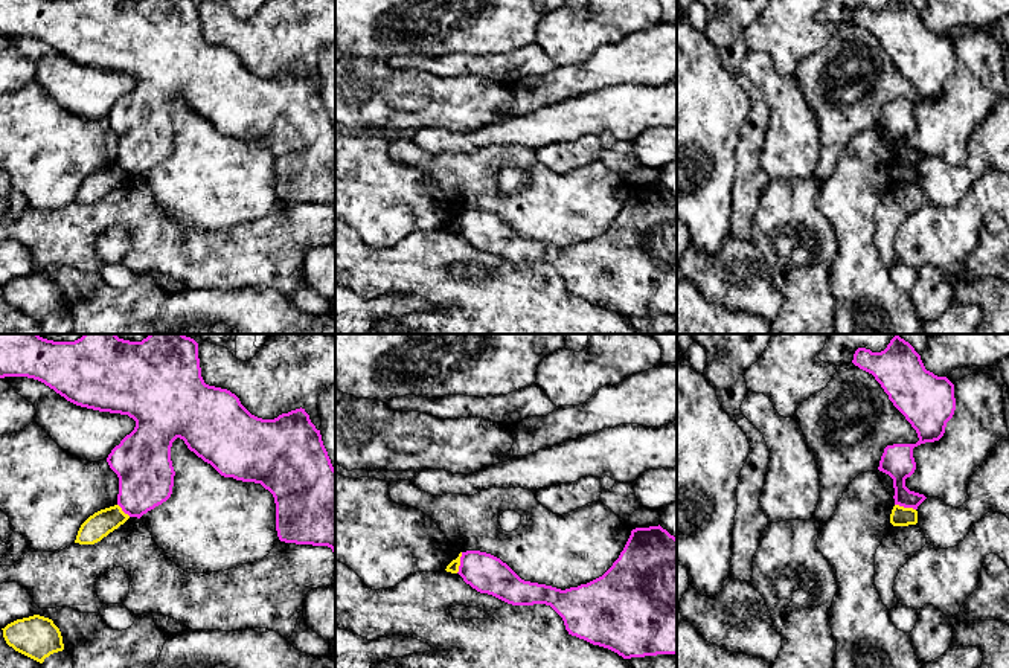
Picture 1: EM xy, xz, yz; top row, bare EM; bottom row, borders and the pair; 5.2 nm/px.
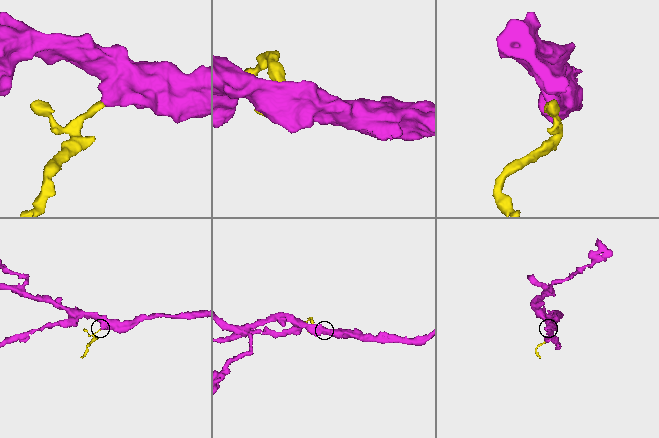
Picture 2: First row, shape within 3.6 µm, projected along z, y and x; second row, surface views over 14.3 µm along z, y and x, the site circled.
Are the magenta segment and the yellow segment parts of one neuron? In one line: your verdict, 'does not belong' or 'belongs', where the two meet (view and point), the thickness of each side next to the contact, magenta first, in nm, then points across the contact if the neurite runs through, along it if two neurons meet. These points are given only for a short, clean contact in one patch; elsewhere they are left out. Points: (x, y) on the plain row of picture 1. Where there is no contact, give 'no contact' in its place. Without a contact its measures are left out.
does not belong; contact xz (461, 221); calibres 200 and 60 nm; border xz (462, 211), (456, 231)

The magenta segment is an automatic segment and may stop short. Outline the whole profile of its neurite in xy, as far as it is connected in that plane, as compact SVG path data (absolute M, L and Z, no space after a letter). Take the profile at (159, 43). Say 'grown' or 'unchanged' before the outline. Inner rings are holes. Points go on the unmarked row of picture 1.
unchanged | M0 0L0 37L5 35L38 38L76 64L128 73L136 79L134 88L107 116L119 136L117 163L130 175L140 177L171 156L175 134L171 105L180 96L221 134L261 142L273 153L280 200L328 204L335 212L335 127L320 88L302 66L262 78L251 73L230 49L206 43L197 0Z

